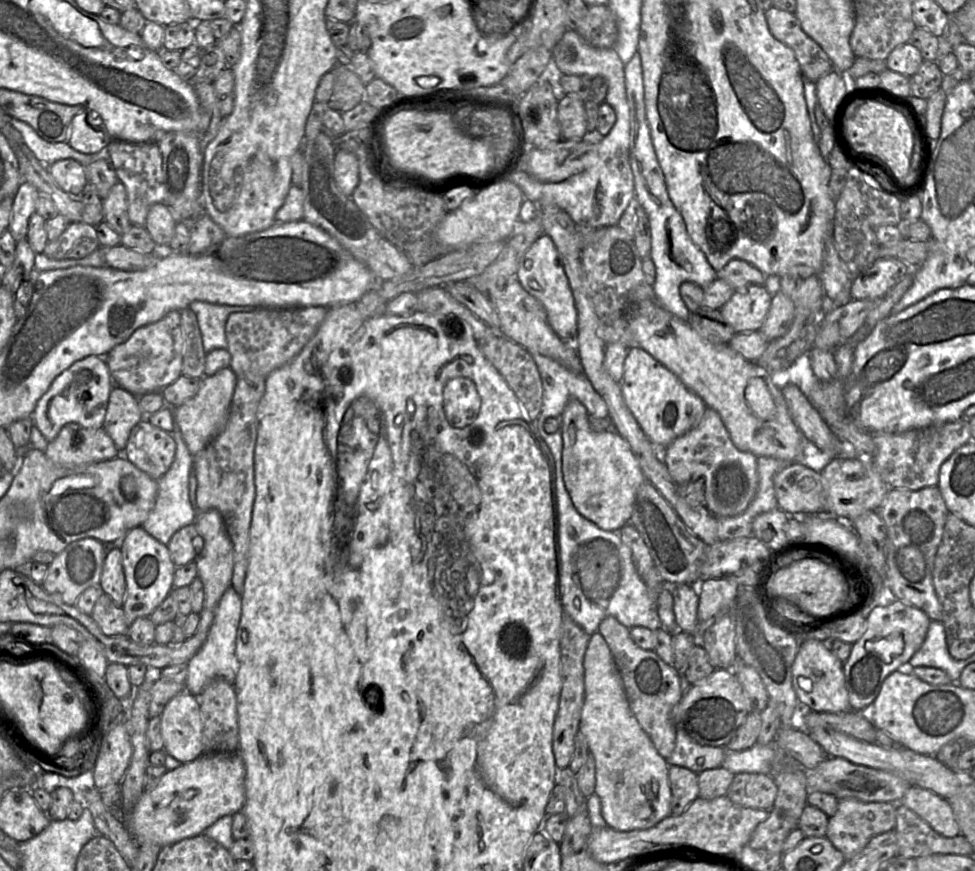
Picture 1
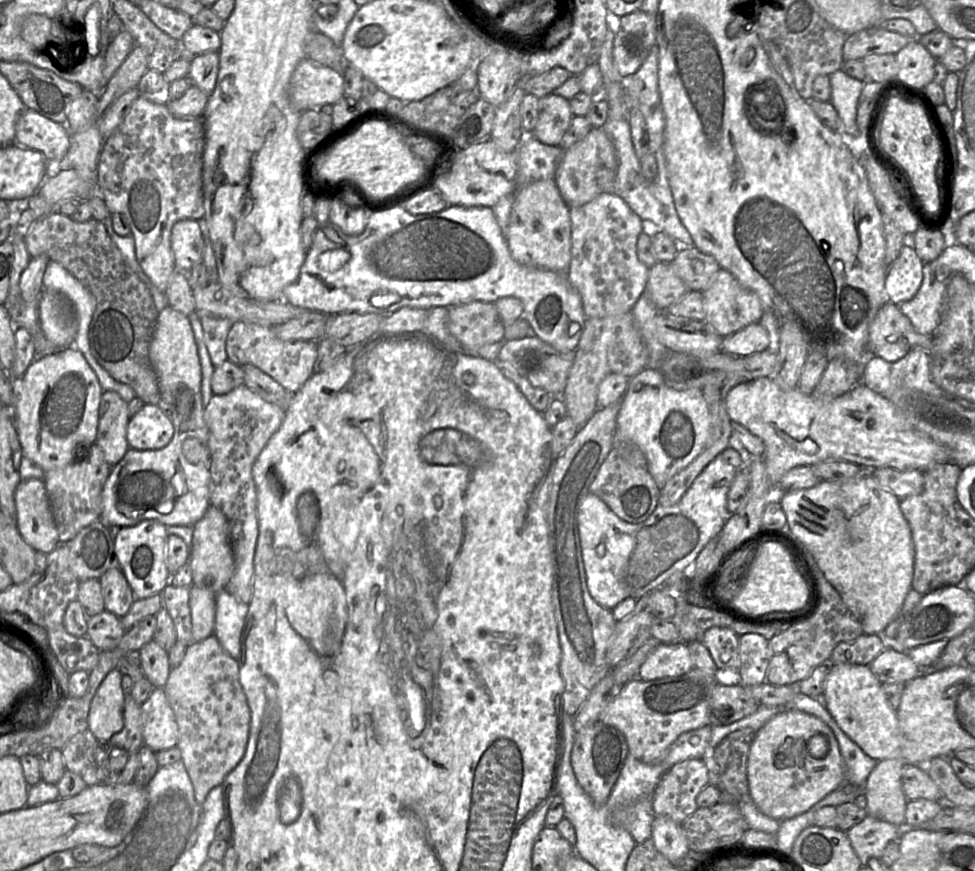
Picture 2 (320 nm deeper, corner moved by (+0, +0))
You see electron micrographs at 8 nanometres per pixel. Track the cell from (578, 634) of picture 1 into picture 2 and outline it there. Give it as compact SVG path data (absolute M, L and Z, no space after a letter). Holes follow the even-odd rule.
M618 403L598 408L588 422L579 428L571 444L560 456L556 457L551 468L547 522L553 562L552 603L561 647L559 670L564 680L563 711L572 717L575 717L580 711L595 685L611 672L611 667L606 661L606 649L614 632L616 621L611 610L599 605L589 593L578 531L578 509L584 497L589 493L589 487L601 464L613 448L613 438L617 431L618 409Z

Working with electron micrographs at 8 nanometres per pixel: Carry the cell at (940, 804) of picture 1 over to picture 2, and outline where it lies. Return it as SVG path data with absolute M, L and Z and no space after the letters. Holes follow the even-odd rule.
M904 765L901 773L901 783L907 800L943 801L941 790L919 765Z

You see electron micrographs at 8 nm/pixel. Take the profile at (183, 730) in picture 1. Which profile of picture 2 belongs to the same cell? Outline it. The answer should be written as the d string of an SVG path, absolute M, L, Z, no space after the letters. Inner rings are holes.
M163 687L154 688L140 710L145 746L154 753L177 746L178 724Z

